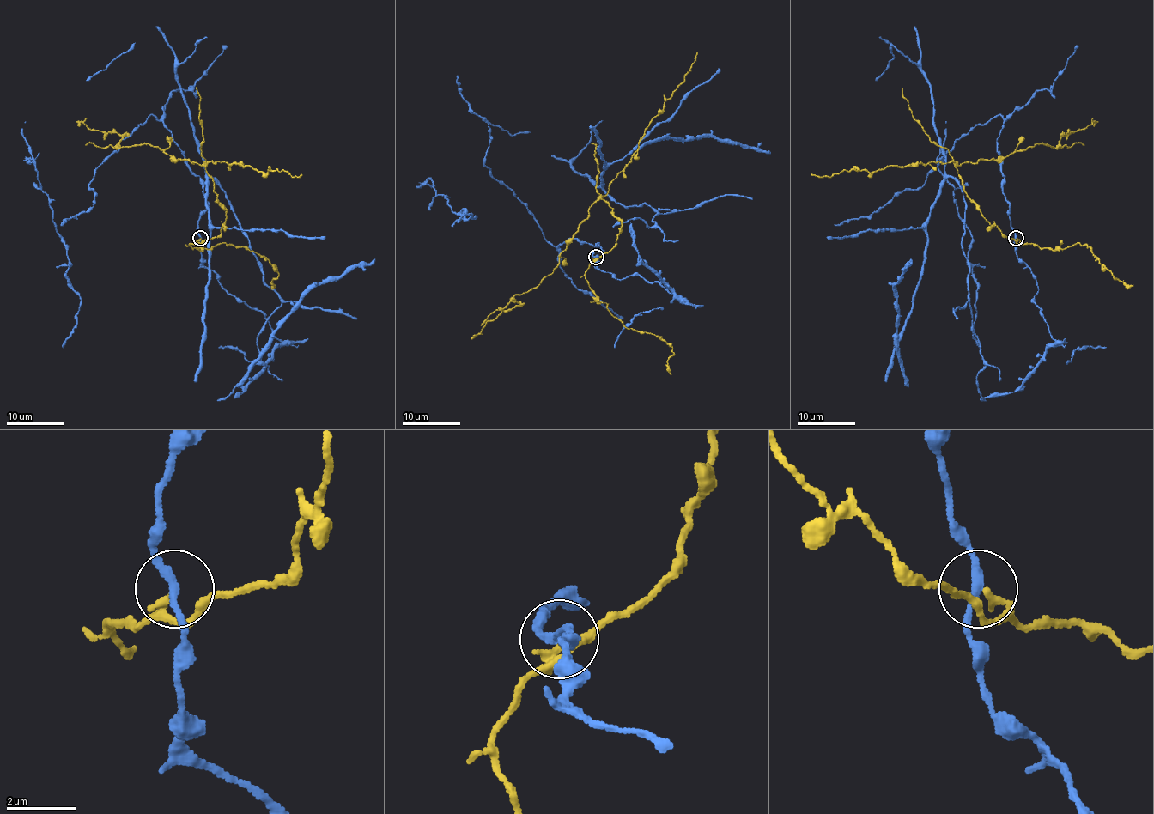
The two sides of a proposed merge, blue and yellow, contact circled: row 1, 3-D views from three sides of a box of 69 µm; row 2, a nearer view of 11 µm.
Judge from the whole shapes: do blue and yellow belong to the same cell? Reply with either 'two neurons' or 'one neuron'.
two neurons

